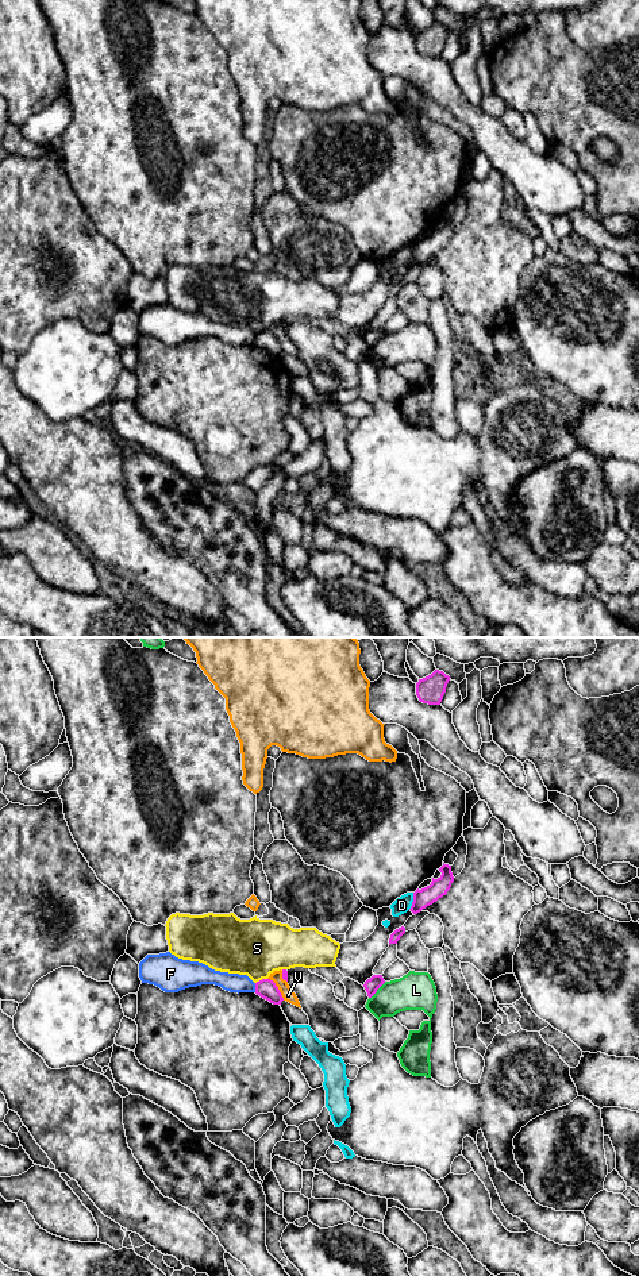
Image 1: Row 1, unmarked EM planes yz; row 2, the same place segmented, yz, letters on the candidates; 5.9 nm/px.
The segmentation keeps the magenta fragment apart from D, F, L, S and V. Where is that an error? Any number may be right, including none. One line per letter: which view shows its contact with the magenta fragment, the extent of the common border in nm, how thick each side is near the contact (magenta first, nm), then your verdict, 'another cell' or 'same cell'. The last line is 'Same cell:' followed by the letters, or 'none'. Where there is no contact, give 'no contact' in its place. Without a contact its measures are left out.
D: meets magenta in yz; contact 110 nm long; 110 nm thick on the magenta side, 100 nm on the other; another cell
F: meets magenta in yz; contact 60 nm long; 120 nm thick on the magenta side, 110 nm on the other; another cell
L: meets magenta in yz; contact 140 nm long; 90 nm thick on the magenta side, 220 nm on the other; another cell
S: meets magenta in yz; contact 80 nm long; 120 nm thick on the magenta side, 340 nm on the other; another cell
V: meets magenta in yz; contact 170 nm long; 120 nm thick on the magenta side, 70 nm on the other; another cell
Same cell: none

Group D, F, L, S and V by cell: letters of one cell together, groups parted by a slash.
D / F / L / S / V

